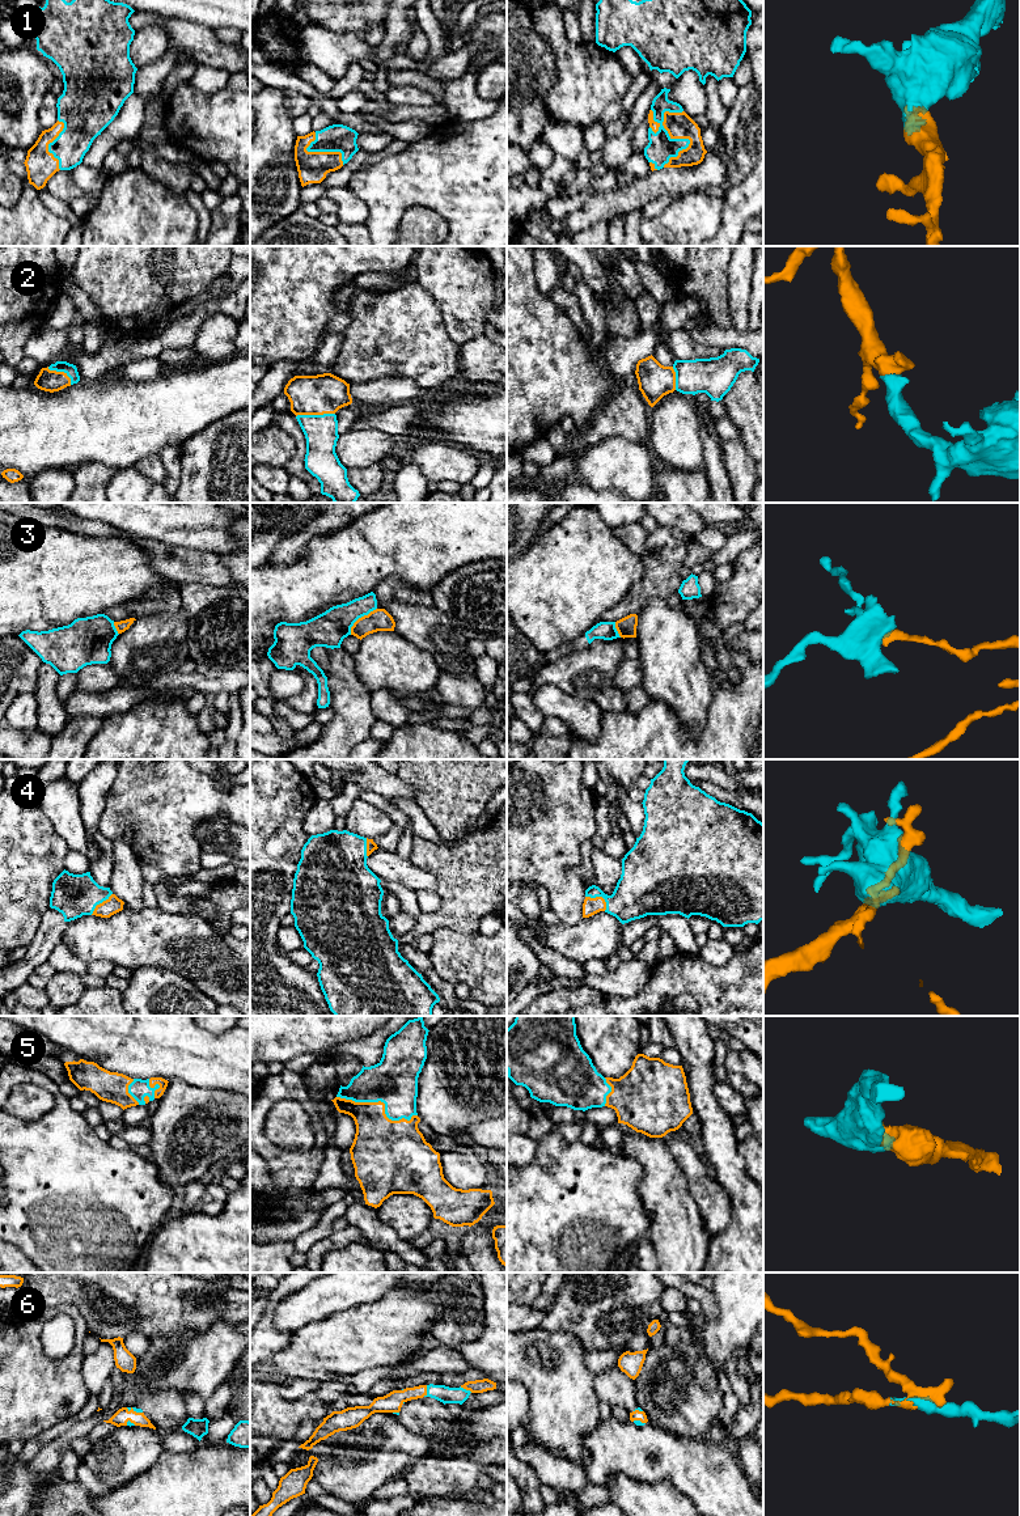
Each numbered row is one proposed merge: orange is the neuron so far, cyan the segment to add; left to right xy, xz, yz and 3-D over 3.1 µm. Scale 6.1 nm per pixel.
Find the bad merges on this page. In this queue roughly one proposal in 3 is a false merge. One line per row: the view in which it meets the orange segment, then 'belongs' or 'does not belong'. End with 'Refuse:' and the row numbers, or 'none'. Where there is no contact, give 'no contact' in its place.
1: meets orange in yz; belongs
2: meets orange in xz; belongs
3: meets orange in xz; does not belong
4: meets orange in yz; belongs
5: meets orange in xz; belongs
6: meets orange in xz; belongs
Refuse: 3

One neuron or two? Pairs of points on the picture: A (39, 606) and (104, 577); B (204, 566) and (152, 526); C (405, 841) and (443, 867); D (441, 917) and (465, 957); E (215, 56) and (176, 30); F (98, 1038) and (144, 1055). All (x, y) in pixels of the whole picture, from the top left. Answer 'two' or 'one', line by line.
A: one
B: two
C: two
D: two
E: one
F: one

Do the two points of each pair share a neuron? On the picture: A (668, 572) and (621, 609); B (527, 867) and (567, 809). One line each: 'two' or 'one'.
A: one
B: one

